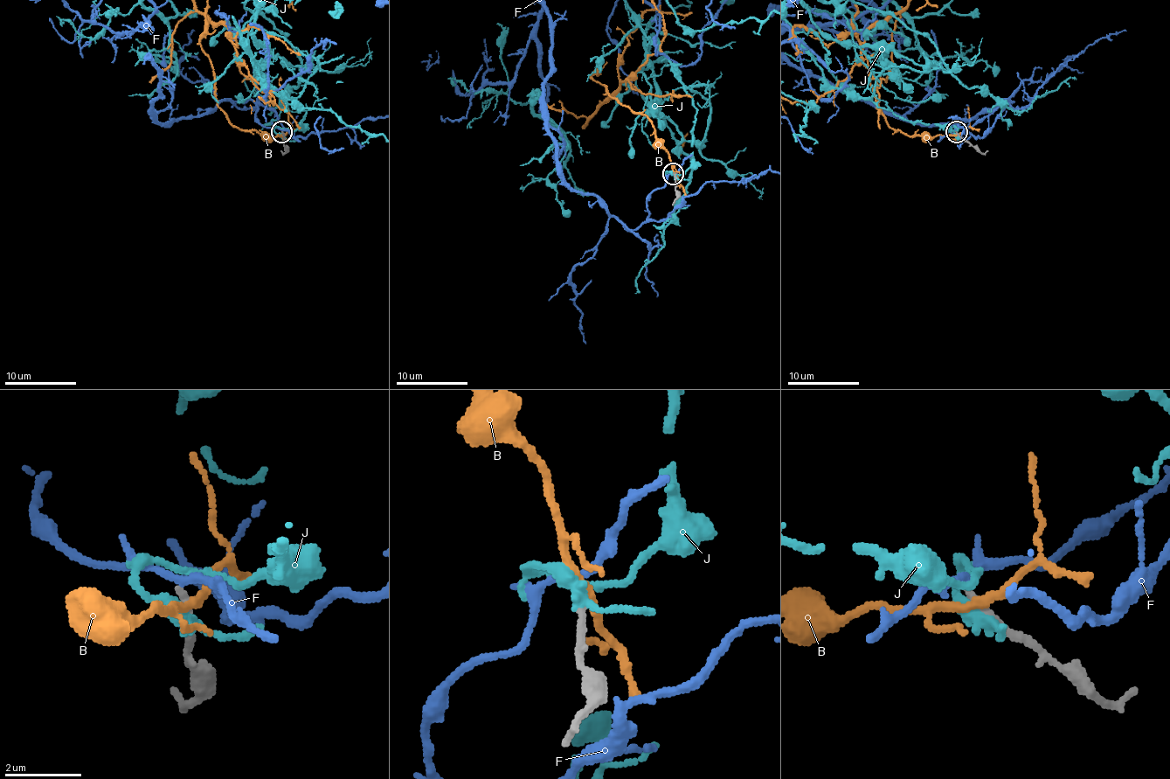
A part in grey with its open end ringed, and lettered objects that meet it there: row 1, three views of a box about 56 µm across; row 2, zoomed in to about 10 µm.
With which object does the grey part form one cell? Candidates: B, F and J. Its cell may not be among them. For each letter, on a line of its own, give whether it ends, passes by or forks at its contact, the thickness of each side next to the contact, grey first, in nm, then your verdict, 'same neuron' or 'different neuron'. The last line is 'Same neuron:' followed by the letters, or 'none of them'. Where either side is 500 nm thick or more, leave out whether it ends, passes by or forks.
B: it passes by | 220/220 nm | different neuron
F: it passes by | 190/190 nm | different neuron
J: it passes by | 240/360 nm | different neuron
Same neuron: none of them

